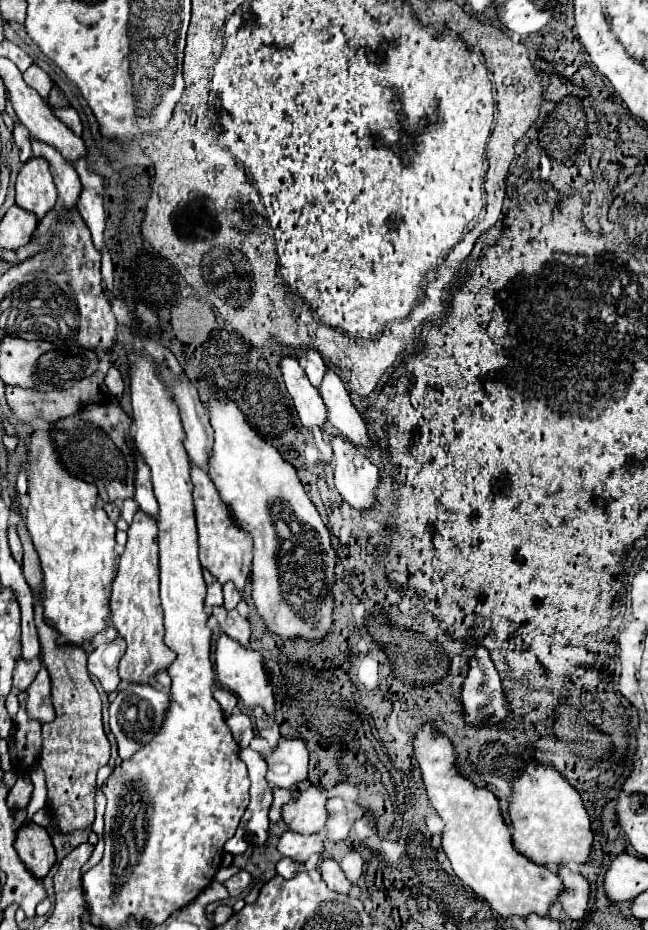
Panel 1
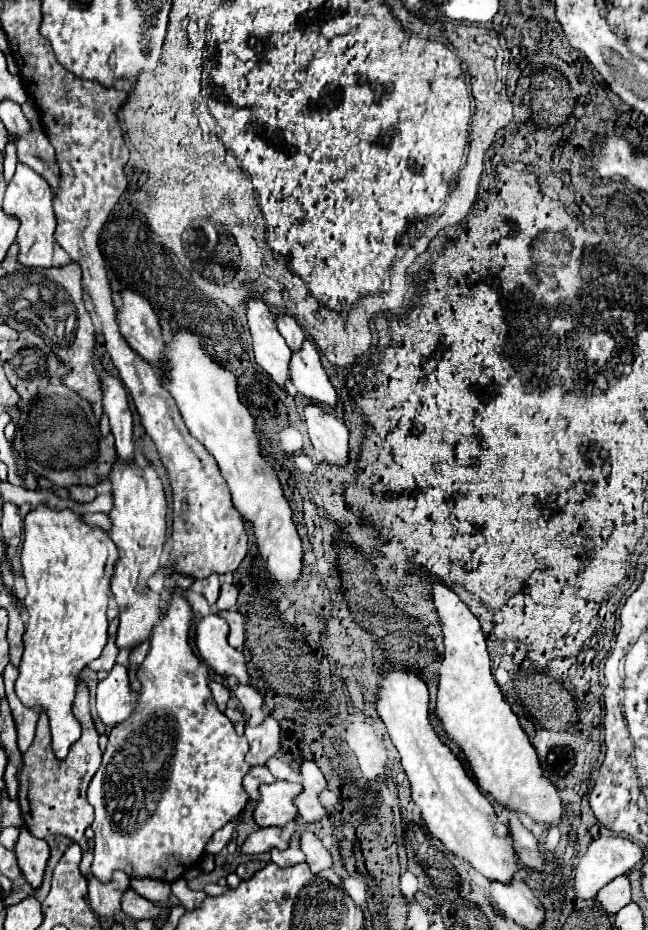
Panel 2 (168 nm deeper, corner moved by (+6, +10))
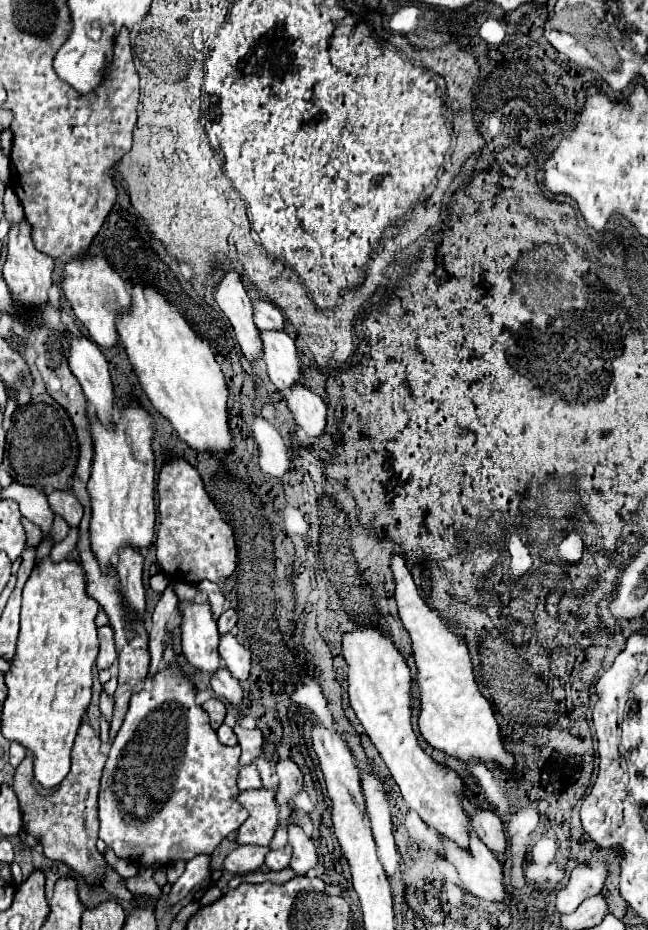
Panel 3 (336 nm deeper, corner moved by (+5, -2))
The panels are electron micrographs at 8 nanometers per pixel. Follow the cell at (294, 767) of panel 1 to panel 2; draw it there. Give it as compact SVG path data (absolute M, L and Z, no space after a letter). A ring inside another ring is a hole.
M266 717L256 727L246 723L244 731L246 731L248 743L250 743L250 751L246 753L248 765L264 765L272 755L278 753L282 731L280 731L280 725L276 723L276 719Z

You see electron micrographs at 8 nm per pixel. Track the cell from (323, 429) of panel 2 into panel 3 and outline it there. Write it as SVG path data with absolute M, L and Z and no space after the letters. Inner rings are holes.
M295 385L287 393L287 405L299 429L311 433L313 439L323 437L327 429L327 405L303 385Z

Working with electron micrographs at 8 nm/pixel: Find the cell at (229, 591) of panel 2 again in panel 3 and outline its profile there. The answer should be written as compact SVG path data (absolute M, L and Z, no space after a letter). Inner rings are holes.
M227 609L221 617L219 617L219 631L221 631L221 635L223 633L227 633L227 631L231 631L231 627L237 623L237 613L233 611L233 609Z

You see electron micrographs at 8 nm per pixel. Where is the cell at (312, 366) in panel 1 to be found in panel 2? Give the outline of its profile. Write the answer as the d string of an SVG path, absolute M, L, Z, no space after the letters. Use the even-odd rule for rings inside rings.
M276 315L274 317L280 335L286 339L290 349L300 347L300 343L304 341L304 331L300 329L300 325L296 323L296 319L292 315Z

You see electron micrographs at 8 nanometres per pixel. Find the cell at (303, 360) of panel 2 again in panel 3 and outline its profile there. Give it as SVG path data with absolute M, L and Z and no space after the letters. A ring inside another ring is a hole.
M261 331L265 345L265 363L269 379L279 391L289 391L293 383L303 381L303 363L297 351L295 341L287 333L279 331Z

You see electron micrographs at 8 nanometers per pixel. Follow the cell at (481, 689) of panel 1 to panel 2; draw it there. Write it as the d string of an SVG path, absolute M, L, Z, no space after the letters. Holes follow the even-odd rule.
M432 583L430 597L444 639L438 697L432 711L434 717L440 721L444 735L464 753L468 769L484 793L510 811L526 813L534 821L556 825L562 817L558 789L542 775L534 747L490 673L490 655L478 619L454 591L440 583Z

